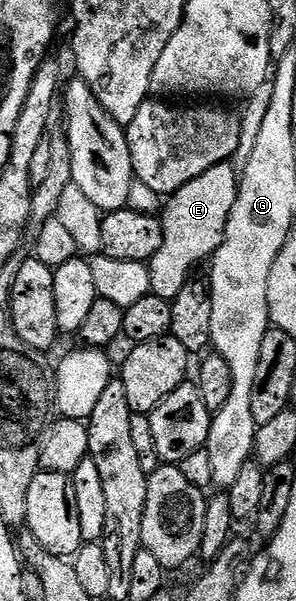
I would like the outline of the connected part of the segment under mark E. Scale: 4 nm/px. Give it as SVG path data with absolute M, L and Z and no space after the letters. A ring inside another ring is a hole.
M231 161L219 162L167 199L162 210L164 219L158 222L158 245L151 251L152 262L147 263L153 295L167 300L176 298L193 277L192 269L199 262L207 263L222 244L238 185L238 170L232 165Z

